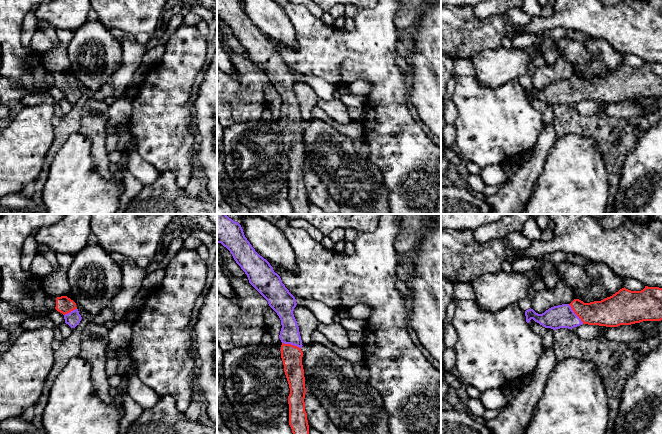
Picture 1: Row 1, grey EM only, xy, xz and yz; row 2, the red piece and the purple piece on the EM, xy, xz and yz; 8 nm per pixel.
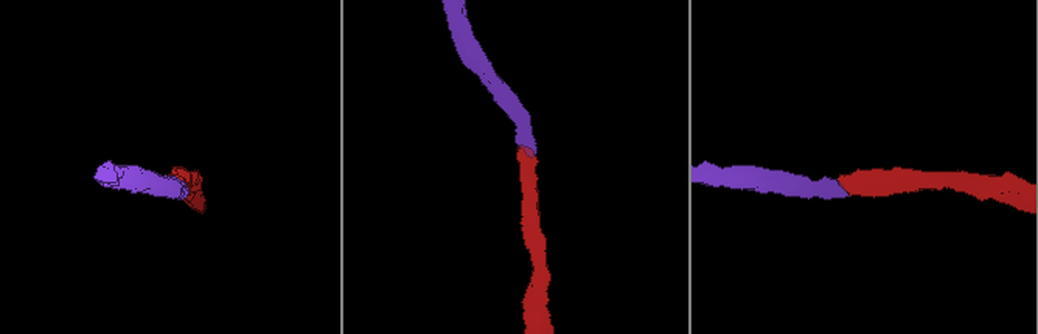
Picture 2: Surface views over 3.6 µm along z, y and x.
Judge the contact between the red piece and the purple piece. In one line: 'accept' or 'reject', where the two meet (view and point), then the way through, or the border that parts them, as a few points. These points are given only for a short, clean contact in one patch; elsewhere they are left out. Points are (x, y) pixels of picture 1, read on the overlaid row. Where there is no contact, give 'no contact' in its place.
accept; meets red in yz at (575, 313); runs through yz (606, 312), (575, 313), (569, 316), (562, 316)

